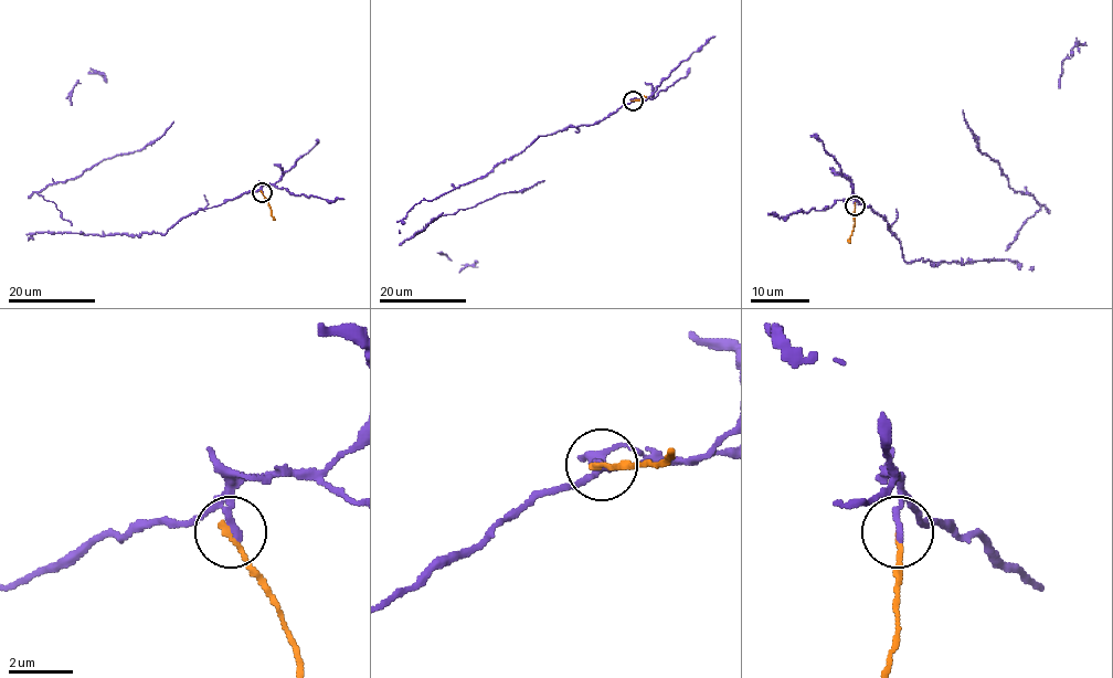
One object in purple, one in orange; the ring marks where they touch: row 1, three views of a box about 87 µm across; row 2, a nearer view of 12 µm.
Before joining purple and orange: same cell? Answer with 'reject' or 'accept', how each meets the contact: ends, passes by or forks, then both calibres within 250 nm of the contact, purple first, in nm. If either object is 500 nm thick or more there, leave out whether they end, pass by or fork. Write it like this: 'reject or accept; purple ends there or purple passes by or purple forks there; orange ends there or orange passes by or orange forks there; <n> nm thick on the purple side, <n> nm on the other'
reject; purple ends there; orange ends there; 220 nm thick on the purple side, 180 nm on the other

